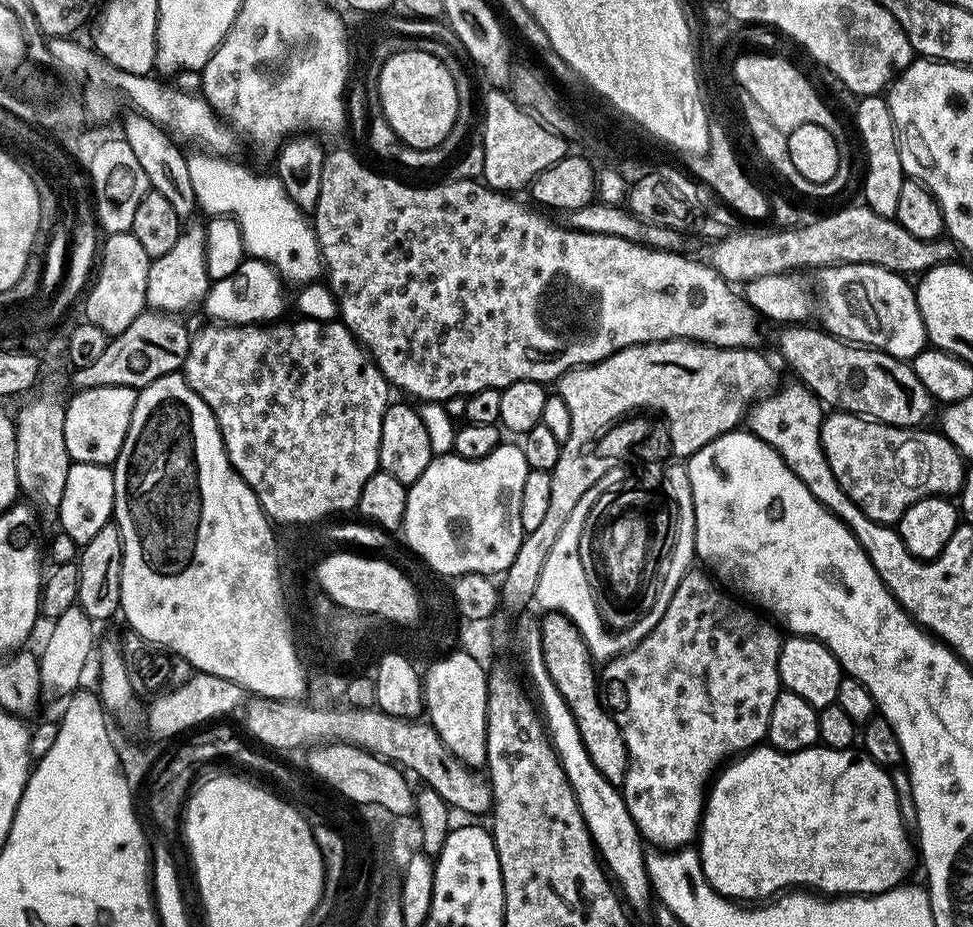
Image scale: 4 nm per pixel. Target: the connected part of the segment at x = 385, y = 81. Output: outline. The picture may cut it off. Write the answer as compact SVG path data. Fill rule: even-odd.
M407 49L395 53L381 68L378 82L381 91L381 106L388 123L391 135L410 148L433 148L438 146L450 134L456 116L460 113L460 95L454 90L454 78L450 78L450 70L433 54L424 53L421 49Z

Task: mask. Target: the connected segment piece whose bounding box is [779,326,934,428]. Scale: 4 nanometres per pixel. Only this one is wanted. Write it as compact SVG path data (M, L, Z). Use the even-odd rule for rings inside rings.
M784 326L779 329L780 331L780 356L788 363L788 368L793 372L795 379L799 383L805 384L813 394L818 397L820 403L827 406L829 409L838 412L852 412L856 416L862 416L869 420L875 420L881 424L893 424L899 428L918 428L925 422L924 419L932 412L932 406L934 406L934 399L929 394L922 382L918 380L918 375L912 369L911 363L907 360L899 360L894 358L890 354L880 352L877 348L866 348L859 344L849 344L847 340L839 340L836 336L831 336L829 332L824 331L823 327L815 326L816 328L804 328L808 326Z

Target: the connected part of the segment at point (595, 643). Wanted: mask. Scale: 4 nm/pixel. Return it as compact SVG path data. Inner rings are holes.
M623 467L606 470L606 474L602 474L602 478L598 478L598 482L594 482L594 486L590 486L590 490L586 490L586 494L582 494L582 498L578 502L578 506L574 506L570 518L566 518L566 526L562 526L562 534L558 534L558 542L554 542L550 555L546 557L546 566L542 566L542 578L538 578L534 597L535 603L537 605L540 603L544 607L542 609L548 612L560 612L568 618L573 626L580 631L591 655L596 658L599 656L611 658L617 655L618 649L612 645L612 634L600 633L602 630L605 631L606 625L596 614L592 587L586 578L586 570L582 566L580 535L582 526L586 526L586 518L590 514L594 502L598 502L598 498L602 494L606 494L606 490L617 488L623 482L625 475Z

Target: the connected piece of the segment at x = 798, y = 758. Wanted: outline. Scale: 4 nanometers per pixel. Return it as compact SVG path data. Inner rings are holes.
M757 746L750 752L743 753L720 769L713 779L704 805L704 817L700 819L698 851L700 865L708 885L728 900L737 902L764 902L785 890L811 890L828 898L842 896L874 896L877 892L888 892L891 888L905 883L904 875L912 868L914 860L914 844L908 841L909 829L899 812L896 785L885 765L874 762L863 750L843 748L834 750L817 746L798 750L797 752L780 752L771 746Z

